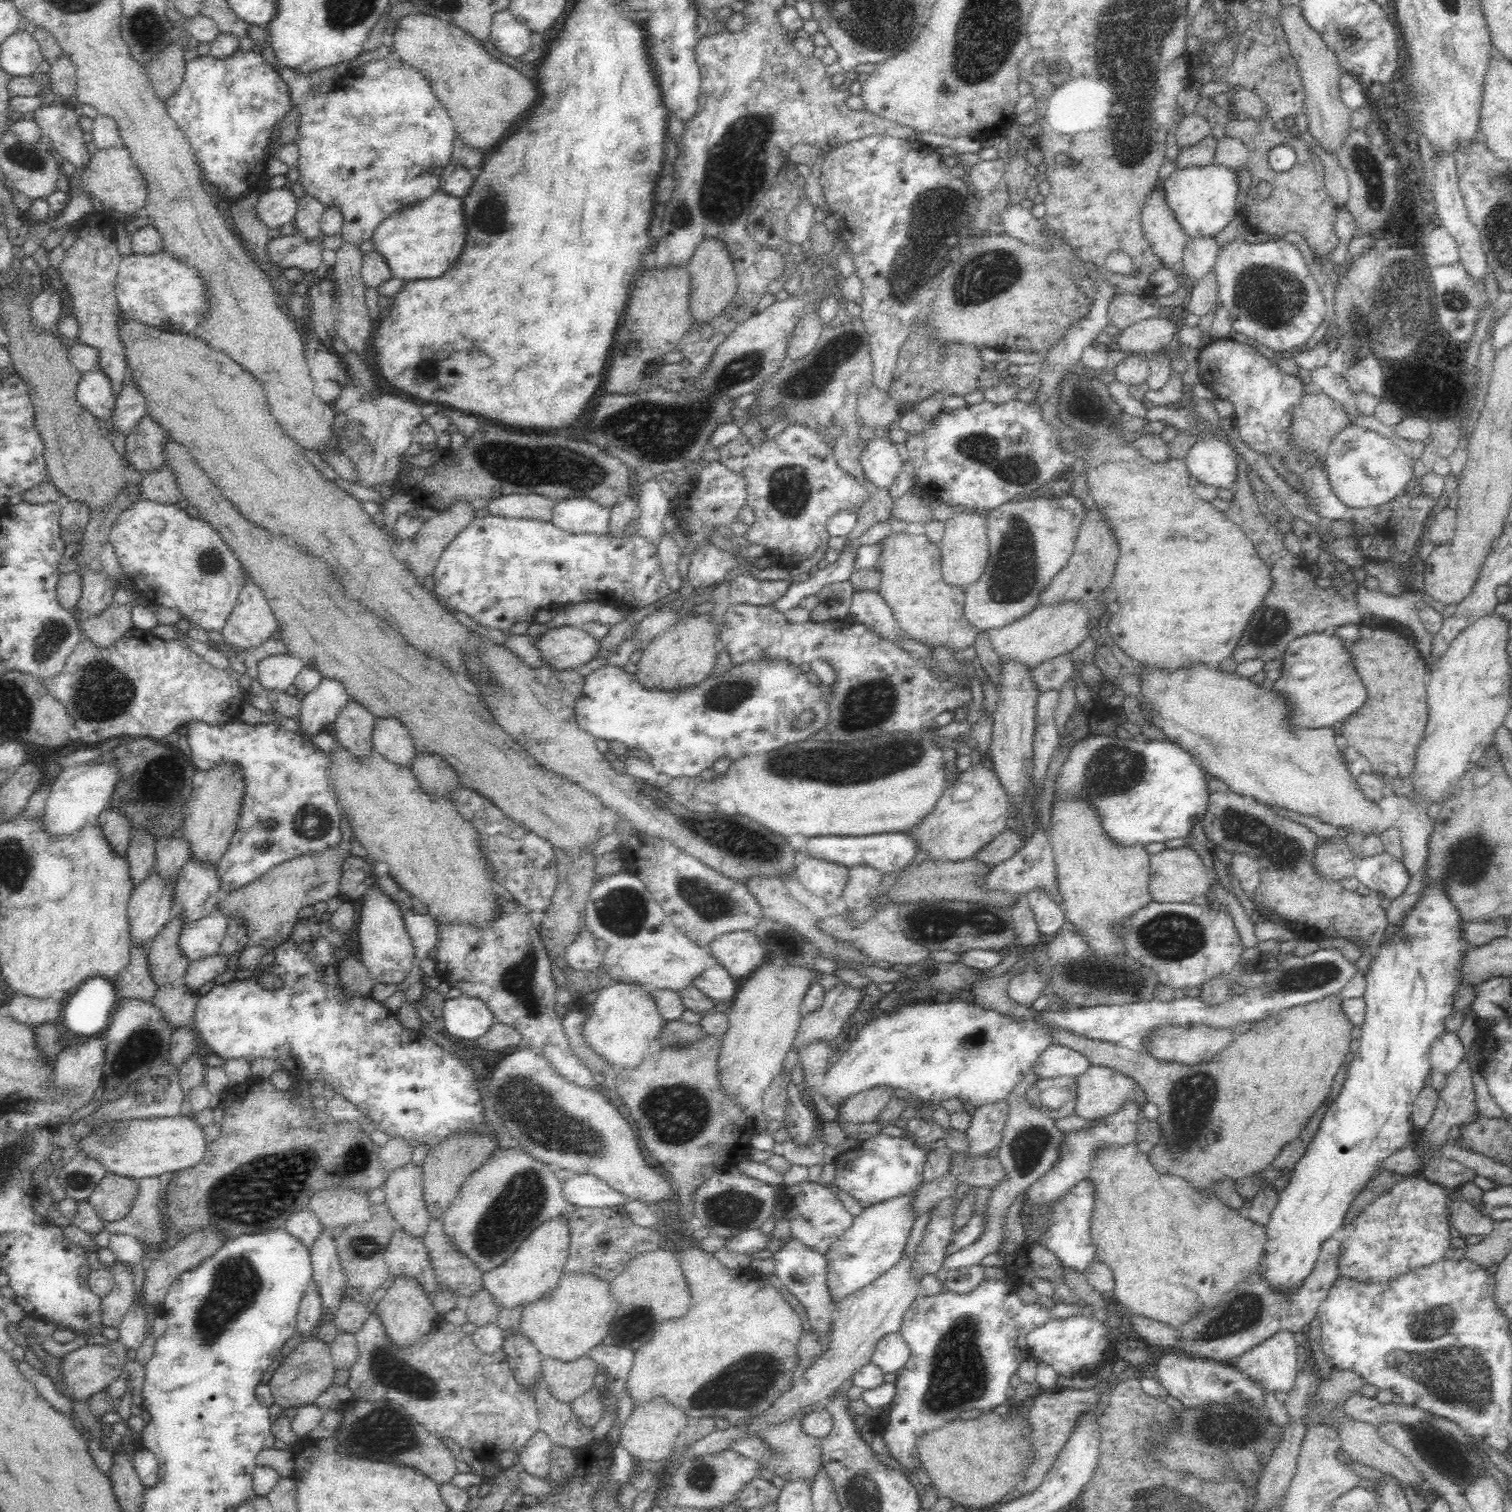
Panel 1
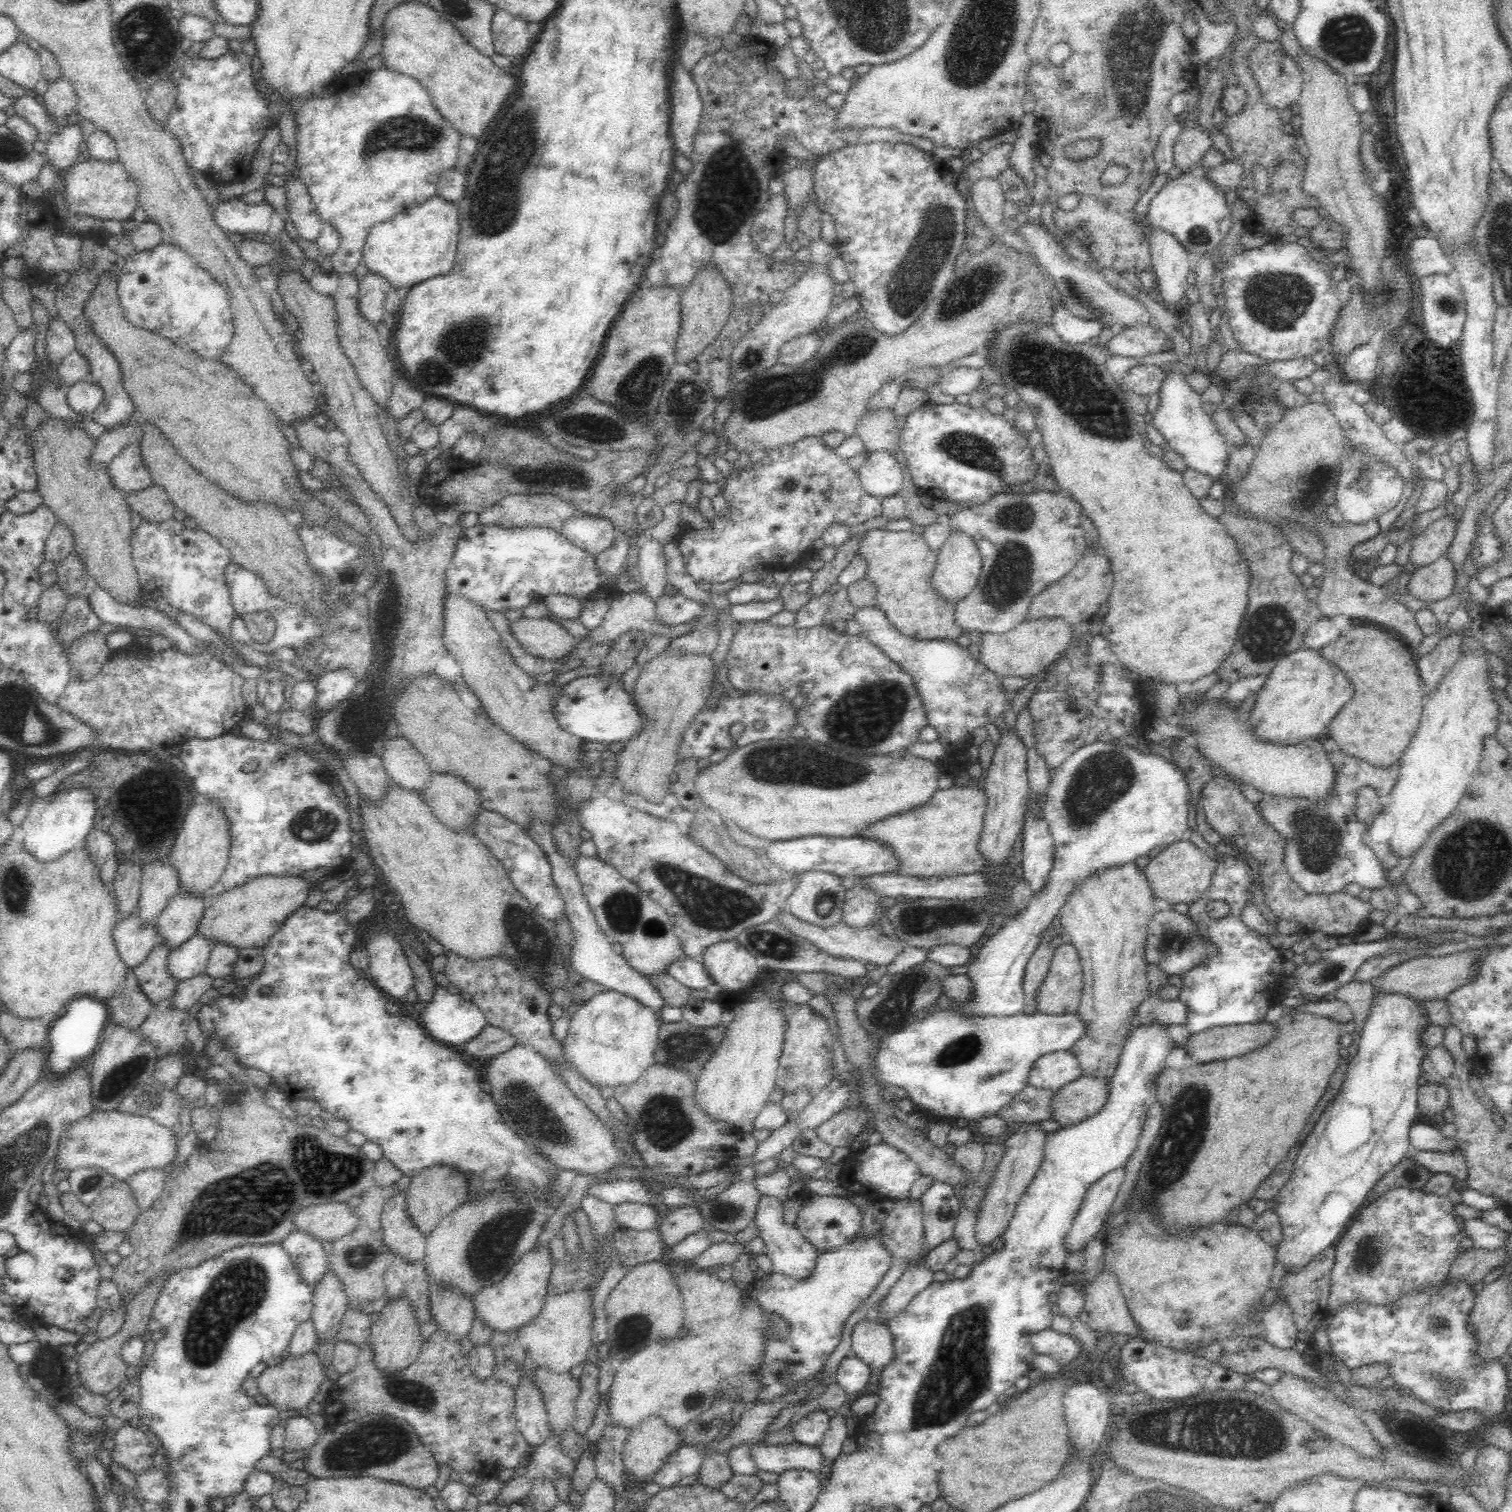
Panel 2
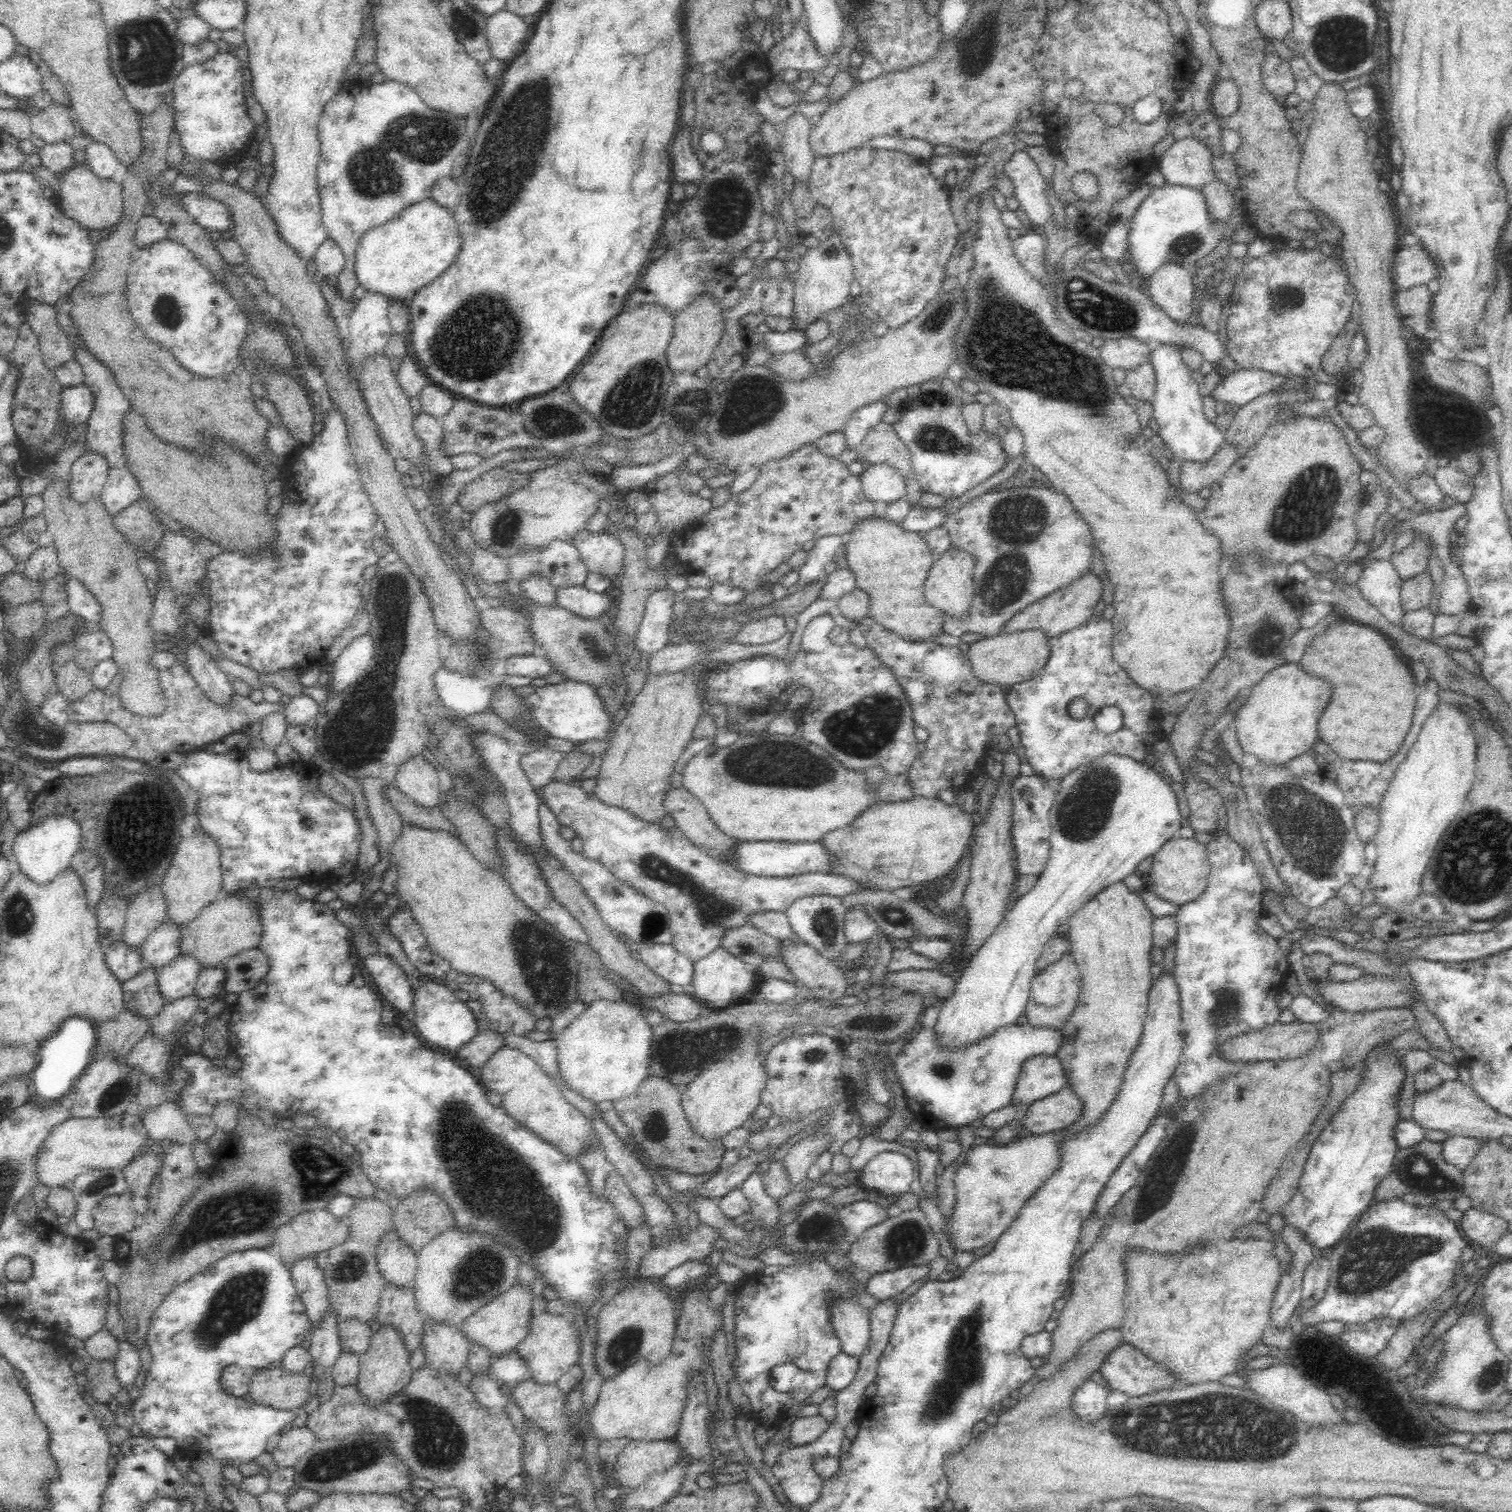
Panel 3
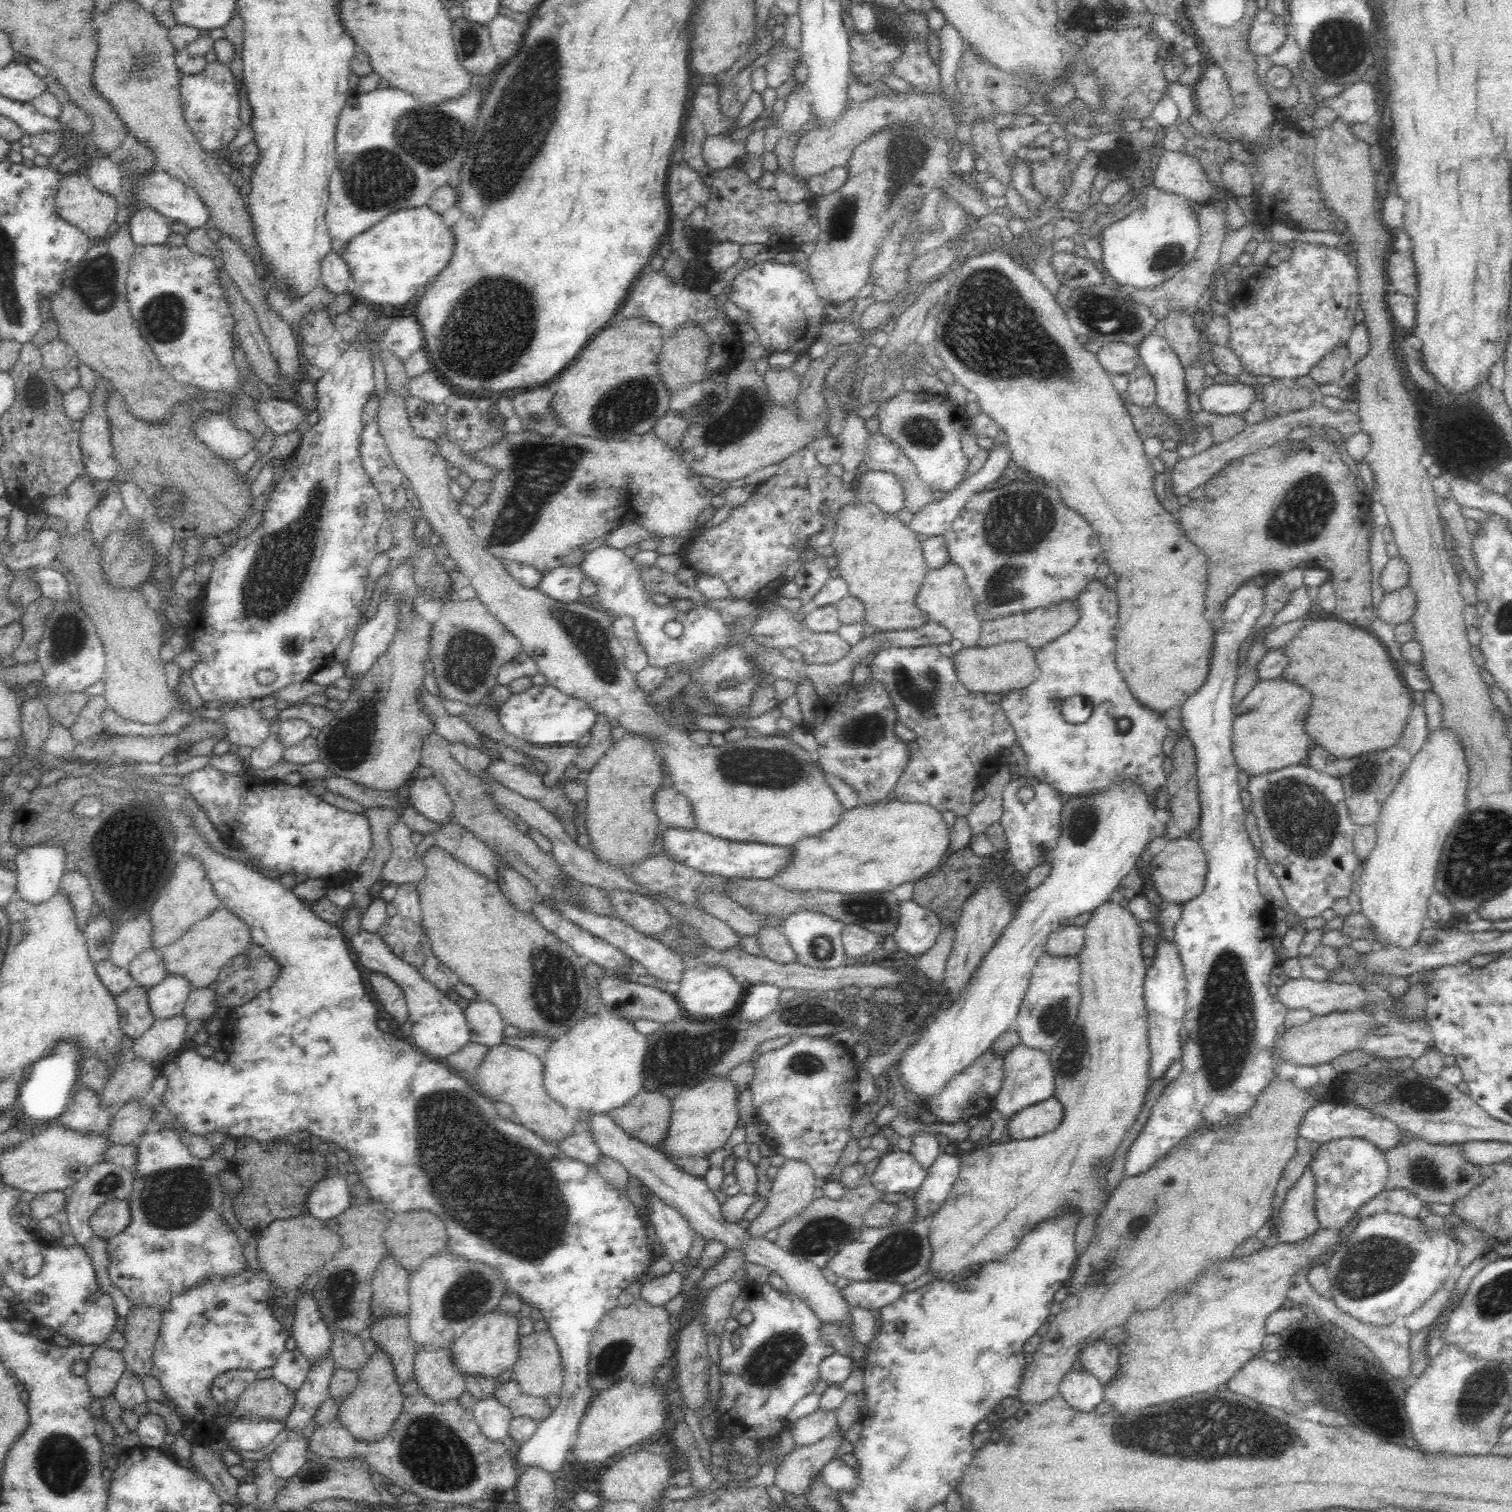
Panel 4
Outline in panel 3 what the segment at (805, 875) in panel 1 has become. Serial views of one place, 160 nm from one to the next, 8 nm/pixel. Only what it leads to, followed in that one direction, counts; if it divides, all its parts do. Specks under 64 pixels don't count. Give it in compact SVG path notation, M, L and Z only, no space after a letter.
M830 895L803 896L796 899L785 911L790 929L794 931L796 938L806 946L816 949L825 960L833 962L848 978L851 974L850 964L842 957L848 944L845 937L845 912L840 897Z

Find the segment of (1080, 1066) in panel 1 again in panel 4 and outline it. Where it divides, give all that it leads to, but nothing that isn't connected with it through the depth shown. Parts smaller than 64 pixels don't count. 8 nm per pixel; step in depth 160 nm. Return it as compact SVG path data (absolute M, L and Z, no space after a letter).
M1019 1043L1002 1057L1002 1086L994 1100L994 1107L1002 1113L1004 1120L1017 1114L1024 1108L1033 1106L1038 1102L1047 1100L1054 1095L1054 1073L1050 1064L1049 1054Z

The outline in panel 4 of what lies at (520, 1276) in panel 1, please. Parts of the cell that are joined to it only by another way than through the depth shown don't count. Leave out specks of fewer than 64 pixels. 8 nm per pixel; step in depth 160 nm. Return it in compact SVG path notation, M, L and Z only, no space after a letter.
M502 1309L490 1311L457 1338L450 1346L450 1357L454 1366L458 1367L460 1375L464 1378L468 1375L478 1375L496 1380L504 1371L512 1369L520 1350L519 1317L519 1314L516 1317L508 1315Z

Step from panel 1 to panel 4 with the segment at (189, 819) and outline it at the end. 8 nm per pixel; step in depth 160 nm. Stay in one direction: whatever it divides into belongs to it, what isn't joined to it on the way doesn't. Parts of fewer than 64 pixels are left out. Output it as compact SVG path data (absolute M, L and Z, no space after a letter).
M184 854L183 860L178 862L172 872L172 877L164 884L164 890L155 898L154 906L148 910L148 919L152 927L150 947L161 949L172 944L199 920L210 916L218 909L224 909L224 903L216 896L212 883L208 882L204 867L198 859Z

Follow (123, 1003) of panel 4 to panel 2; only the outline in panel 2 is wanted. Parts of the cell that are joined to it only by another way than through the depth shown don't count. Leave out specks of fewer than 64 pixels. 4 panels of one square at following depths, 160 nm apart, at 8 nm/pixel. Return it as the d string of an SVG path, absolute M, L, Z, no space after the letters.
M156 945L146 961L133 969L141 992L154 1005L166 1004L176 993L177 982L167 974L170 955L166 945Z

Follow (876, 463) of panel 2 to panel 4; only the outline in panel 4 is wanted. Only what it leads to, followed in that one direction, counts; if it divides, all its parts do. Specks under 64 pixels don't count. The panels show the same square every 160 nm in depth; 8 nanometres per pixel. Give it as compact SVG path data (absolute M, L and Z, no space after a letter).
M866 471L860 478L860 491L884 514L893 517L904 509L906 492L892 472Z

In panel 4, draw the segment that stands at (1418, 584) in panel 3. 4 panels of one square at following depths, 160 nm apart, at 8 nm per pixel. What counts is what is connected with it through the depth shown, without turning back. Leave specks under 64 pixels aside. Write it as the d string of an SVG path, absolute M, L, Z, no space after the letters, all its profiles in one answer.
M1408 585L1384 593L1381 602L1375 607L1375 615L1391 627L1404 624L1414 615L1416 599Z

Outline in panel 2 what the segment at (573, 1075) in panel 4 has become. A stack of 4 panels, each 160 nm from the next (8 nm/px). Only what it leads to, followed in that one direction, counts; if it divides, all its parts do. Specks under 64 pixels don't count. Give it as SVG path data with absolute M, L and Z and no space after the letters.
M607 990L596 994L586 1003L580 1004L576 1012L570 1014L570 1023L566 1039L561 1043L565 1060L576 1069L594 1087L617 1087L632 1084L654 1062L654 1051L658 1047L658 1036L663 1022L659 1014L638 1000Z

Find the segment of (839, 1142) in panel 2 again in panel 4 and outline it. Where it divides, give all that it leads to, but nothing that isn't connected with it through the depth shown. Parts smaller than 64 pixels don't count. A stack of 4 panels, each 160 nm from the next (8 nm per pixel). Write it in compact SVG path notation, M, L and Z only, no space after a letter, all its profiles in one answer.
M786 1159L772 1181L772 1187L766 1199L766 1206L754 1220L749 1222L746 1233L753 1240L766 1238L765 1236L770 1230L779 1228L787 1220L797 1217L805 1208L808 1208L810 1203L817 1199L814 1197L815 1188L818 1187L816 1186L816 1180L817 1176L813 1174L810 1166L804 1161Z

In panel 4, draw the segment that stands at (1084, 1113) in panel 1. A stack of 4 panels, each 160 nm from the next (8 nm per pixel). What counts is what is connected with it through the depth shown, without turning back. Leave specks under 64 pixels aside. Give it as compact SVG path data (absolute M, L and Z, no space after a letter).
M1051 1097L1014 1114L1004 1130L1010 1136L1010 1140L1036 1139L1052 1132L1062 1122L1062 1117L1062 1104Z

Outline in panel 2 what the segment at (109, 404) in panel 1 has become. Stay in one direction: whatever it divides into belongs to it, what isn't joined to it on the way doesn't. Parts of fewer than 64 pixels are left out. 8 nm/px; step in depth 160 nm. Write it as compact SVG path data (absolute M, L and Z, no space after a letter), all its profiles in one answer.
M81 380L68 386L66 400L76 415L87 418L102 402L102 388L90 380Z

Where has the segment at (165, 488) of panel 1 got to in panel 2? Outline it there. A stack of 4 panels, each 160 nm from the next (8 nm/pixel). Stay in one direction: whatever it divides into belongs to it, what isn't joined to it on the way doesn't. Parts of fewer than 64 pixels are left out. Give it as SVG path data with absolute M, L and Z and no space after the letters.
M150 486L132 496L127 496L127 506L144 521L160 522L173 518L174 504L167 493L158 486Z

